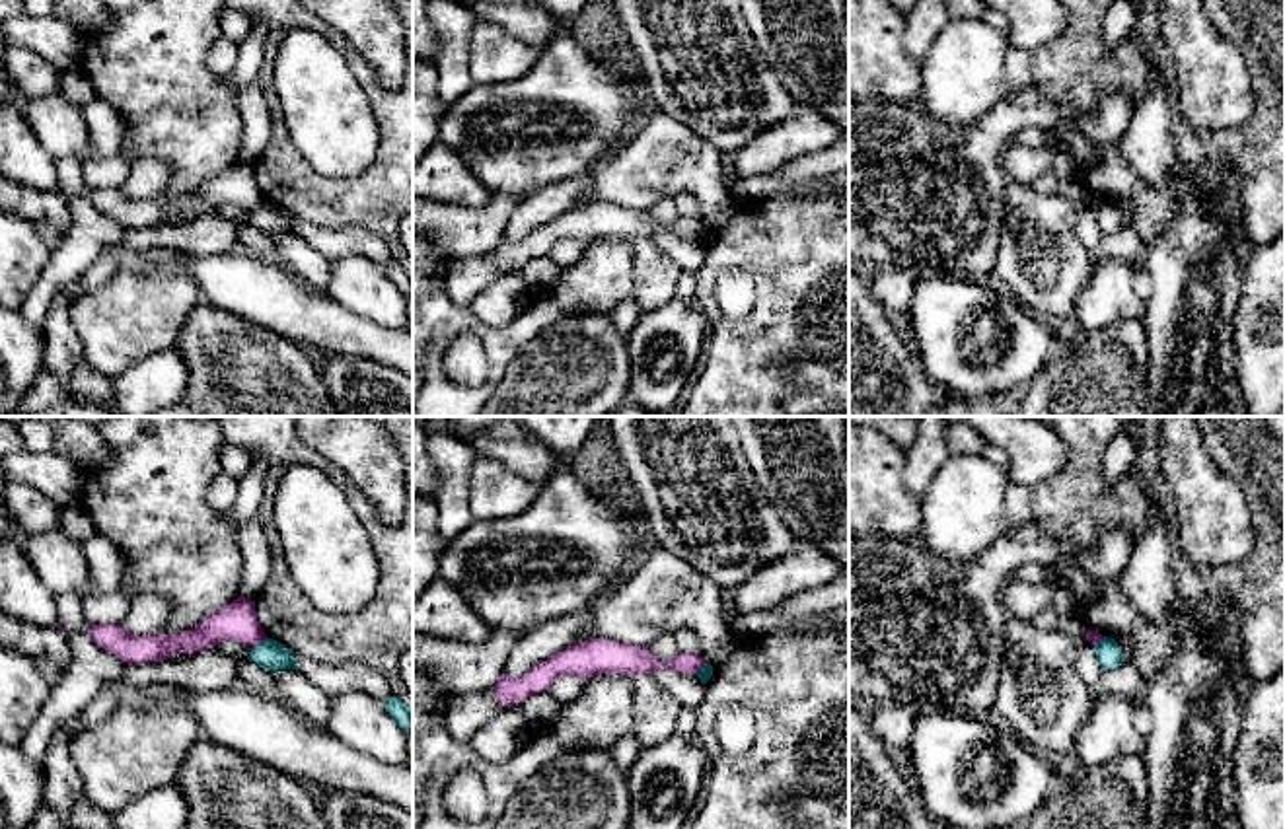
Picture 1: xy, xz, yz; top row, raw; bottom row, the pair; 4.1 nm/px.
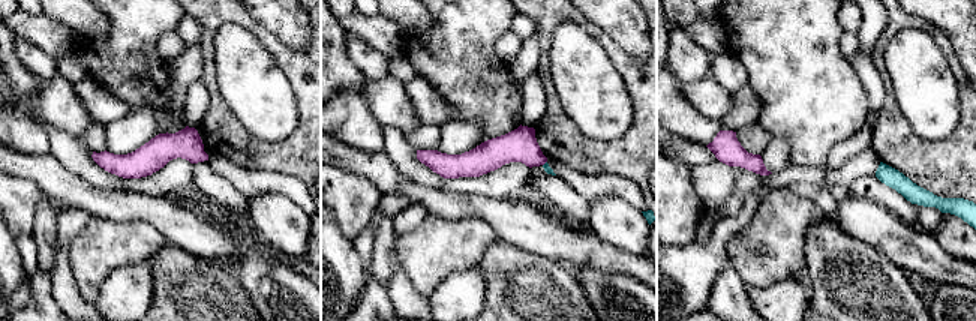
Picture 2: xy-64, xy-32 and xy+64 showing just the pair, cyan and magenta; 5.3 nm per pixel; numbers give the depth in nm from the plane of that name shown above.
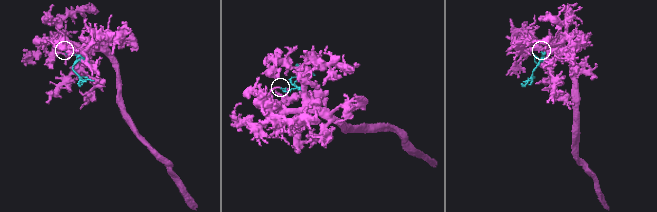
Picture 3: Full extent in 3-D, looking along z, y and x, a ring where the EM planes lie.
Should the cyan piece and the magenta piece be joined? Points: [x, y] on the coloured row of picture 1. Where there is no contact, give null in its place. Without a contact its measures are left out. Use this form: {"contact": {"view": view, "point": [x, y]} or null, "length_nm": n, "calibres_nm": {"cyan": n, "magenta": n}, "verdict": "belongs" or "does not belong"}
{"contact": {"view": "xy", "point": [259, 643]}, "length_nm": 70, "calibres_nm": {"cyan": 120, "magenta": 160}, "verdict": "does not belong"}

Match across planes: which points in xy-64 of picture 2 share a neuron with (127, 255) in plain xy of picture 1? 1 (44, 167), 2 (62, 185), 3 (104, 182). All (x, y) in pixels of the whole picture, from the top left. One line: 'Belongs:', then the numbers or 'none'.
Belongs: 1, 2

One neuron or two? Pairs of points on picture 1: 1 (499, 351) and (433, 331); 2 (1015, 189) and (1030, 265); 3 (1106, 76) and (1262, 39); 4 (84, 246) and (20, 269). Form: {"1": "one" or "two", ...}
{"1": "one", "2": "one", "3": "one", "4": "two"}

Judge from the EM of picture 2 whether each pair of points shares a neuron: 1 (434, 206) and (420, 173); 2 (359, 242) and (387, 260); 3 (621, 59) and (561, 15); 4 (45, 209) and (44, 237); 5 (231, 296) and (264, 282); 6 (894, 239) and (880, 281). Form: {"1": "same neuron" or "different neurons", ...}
{"1": "different neurons", "2": "different neurons", "3": "same neuron", "4": "same neuron", "5": "different neurons", "6": "different neurons"}

